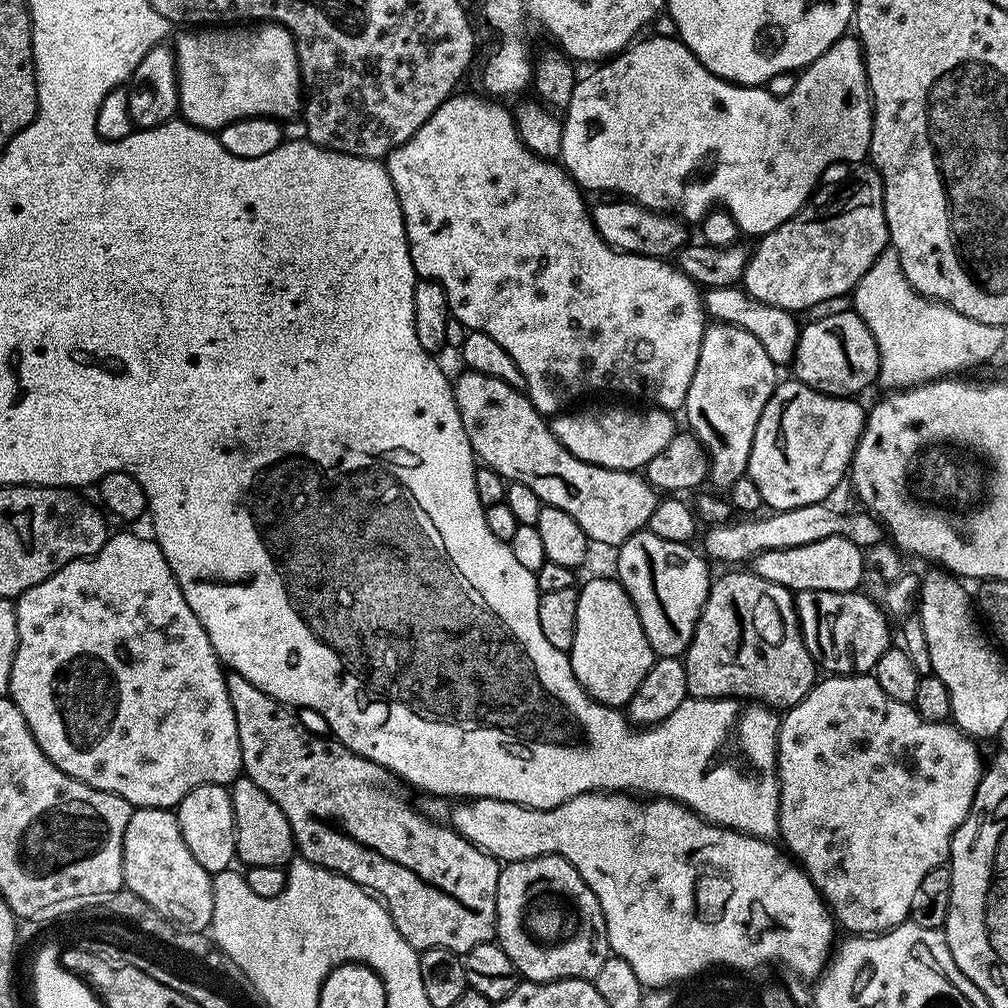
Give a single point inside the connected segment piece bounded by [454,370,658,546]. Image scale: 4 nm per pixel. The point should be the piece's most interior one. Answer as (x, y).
(507, 433)

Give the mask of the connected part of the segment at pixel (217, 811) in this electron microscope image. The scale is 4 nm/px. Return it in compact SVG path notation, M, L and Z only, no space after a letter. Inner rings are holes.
M203 784L190 790L190 794L182 798L174 811L182 838L186 838L186 846L190 846L190 854L194 854L198 866L210 874L229 871L236 860L236 827L231 791L223 784Z

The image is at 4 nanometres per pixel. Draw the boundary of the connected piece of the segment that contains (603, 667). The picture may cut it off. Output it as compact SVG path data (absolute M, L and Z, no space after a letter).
M596 576L579 585L578 622L574 626L570 659L574 674L585 692L600 704L624 706L651 670L654 653L630 594L626 594L619 579L609 576Z

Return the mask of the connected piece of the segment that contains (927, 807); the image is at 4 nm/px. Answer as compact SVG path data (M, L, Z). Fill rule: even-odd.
M835 674L825 675L823 678L817 679L816 685L808 691L806 698L802 698L802 702L798 702L793 708L787 709L783 713L780 721L780 733L778 734L778 742L776 743L776 774L780 777L780 813L778 814L778 822L780 830L779 839L782 841L783 847L798 861L801 868L808 873L809 878L814 882L816 889L820 891L824 897L825 904L828 905L833 917L838 921L841 929L845 928L848 934L879 934L881 932L889 932L892 928L897 928L899 924L905 923L910 914L910 902L914 898L918 885L921 884L922 878L926 878L926 874L930 874L930 870L941 867L949 859L952 851L952 836L958 830L958 826L962 826L962 822L966 822L966 818L970 814L970 806L974 802L974 794L978 790L978 782L983 774L986 764L982 759L980 761L981 745L977 743L973 737L967 736L961 728L956 727L951 722L939 724L938 722L926 722L916 713L915 707L911 704L903 704L894 698L890 698L890 694L886 694L886 690L882 690L882 686L878 686L875 675L857 674L854 676L837 676Z

